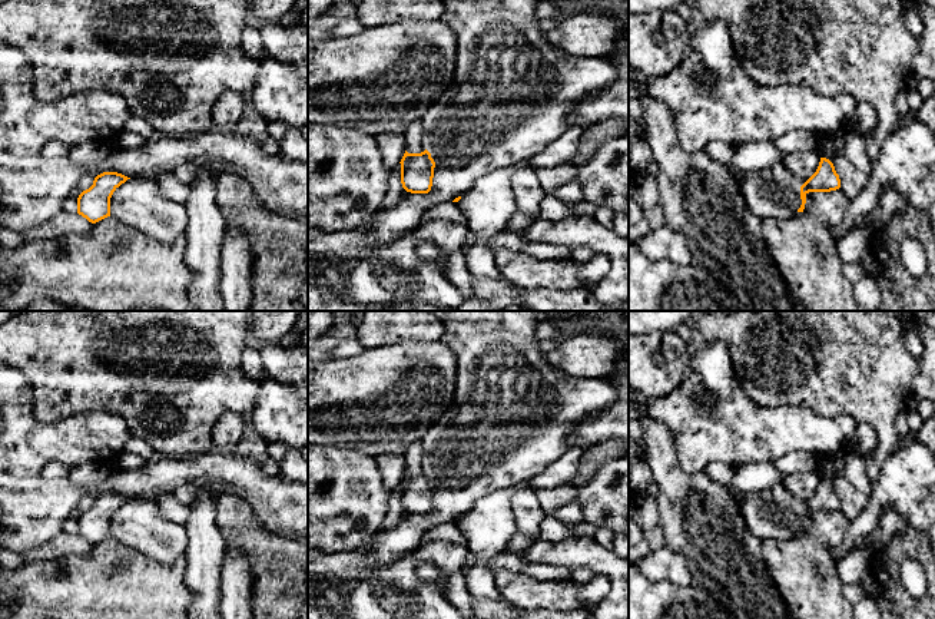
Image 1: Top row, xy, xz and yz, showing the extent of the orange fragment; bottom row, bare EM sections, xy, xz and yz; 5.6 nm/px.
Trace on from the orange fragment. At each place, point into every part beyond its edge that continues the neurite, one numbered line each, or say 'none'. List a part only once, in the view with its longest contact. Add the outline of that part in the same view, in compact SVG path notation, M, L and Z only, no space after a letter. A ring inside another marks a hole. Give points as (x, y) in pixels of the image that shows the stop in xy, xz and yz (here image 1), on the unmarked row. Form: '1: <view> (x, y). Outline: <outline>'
none

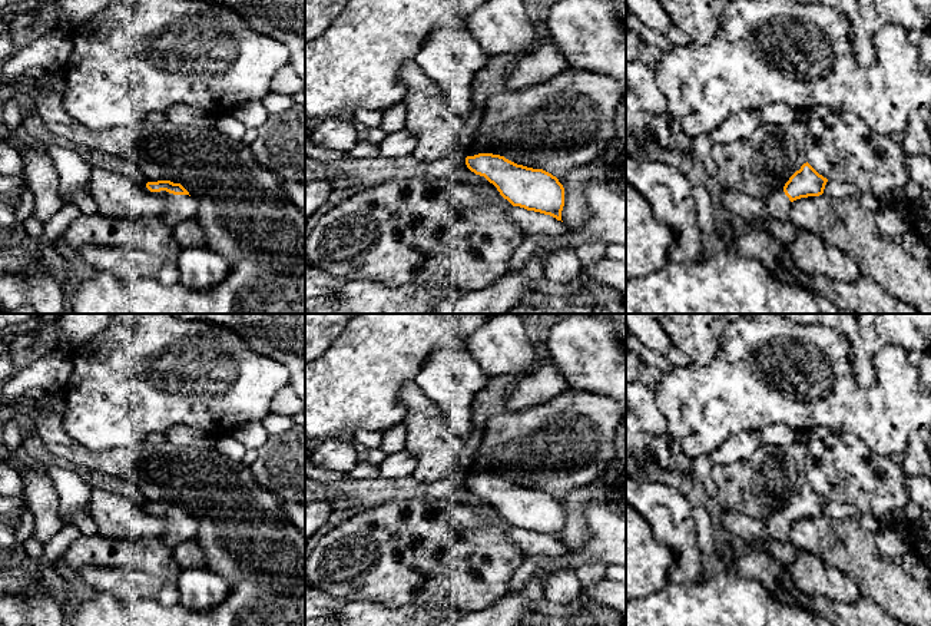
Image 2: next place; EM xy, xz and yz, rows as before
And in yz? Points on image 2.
1: yz (778, 526). Outline: M783 510L773 513L766 521L766 534L771 540L786 543L789 541L789 533L792 523L785 516Z

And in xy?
1: xy (179, 527). Outline: M160 511L159 517L166 523L166 534L163 541L173 549L178 543L193 539L196 534L196 523L189 516L173 516L166 511Z

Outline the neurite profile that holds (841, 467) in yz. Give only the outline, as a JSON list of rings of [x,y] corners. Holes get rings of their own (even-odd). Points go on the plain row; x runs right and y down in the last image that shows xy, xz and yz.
[[[834,431],[824,438],[809,441],[806,448],[806,483],[828,501],[848,503],[878,520],[905,510],[910,494],[902,467],[889,457],[875,454],[858,435]]]

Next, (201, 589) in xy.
[[[208,566],[182,569],[176,577],[179,603],[192,612],[205,612],[221,605],[229,594],[229,584]]]

